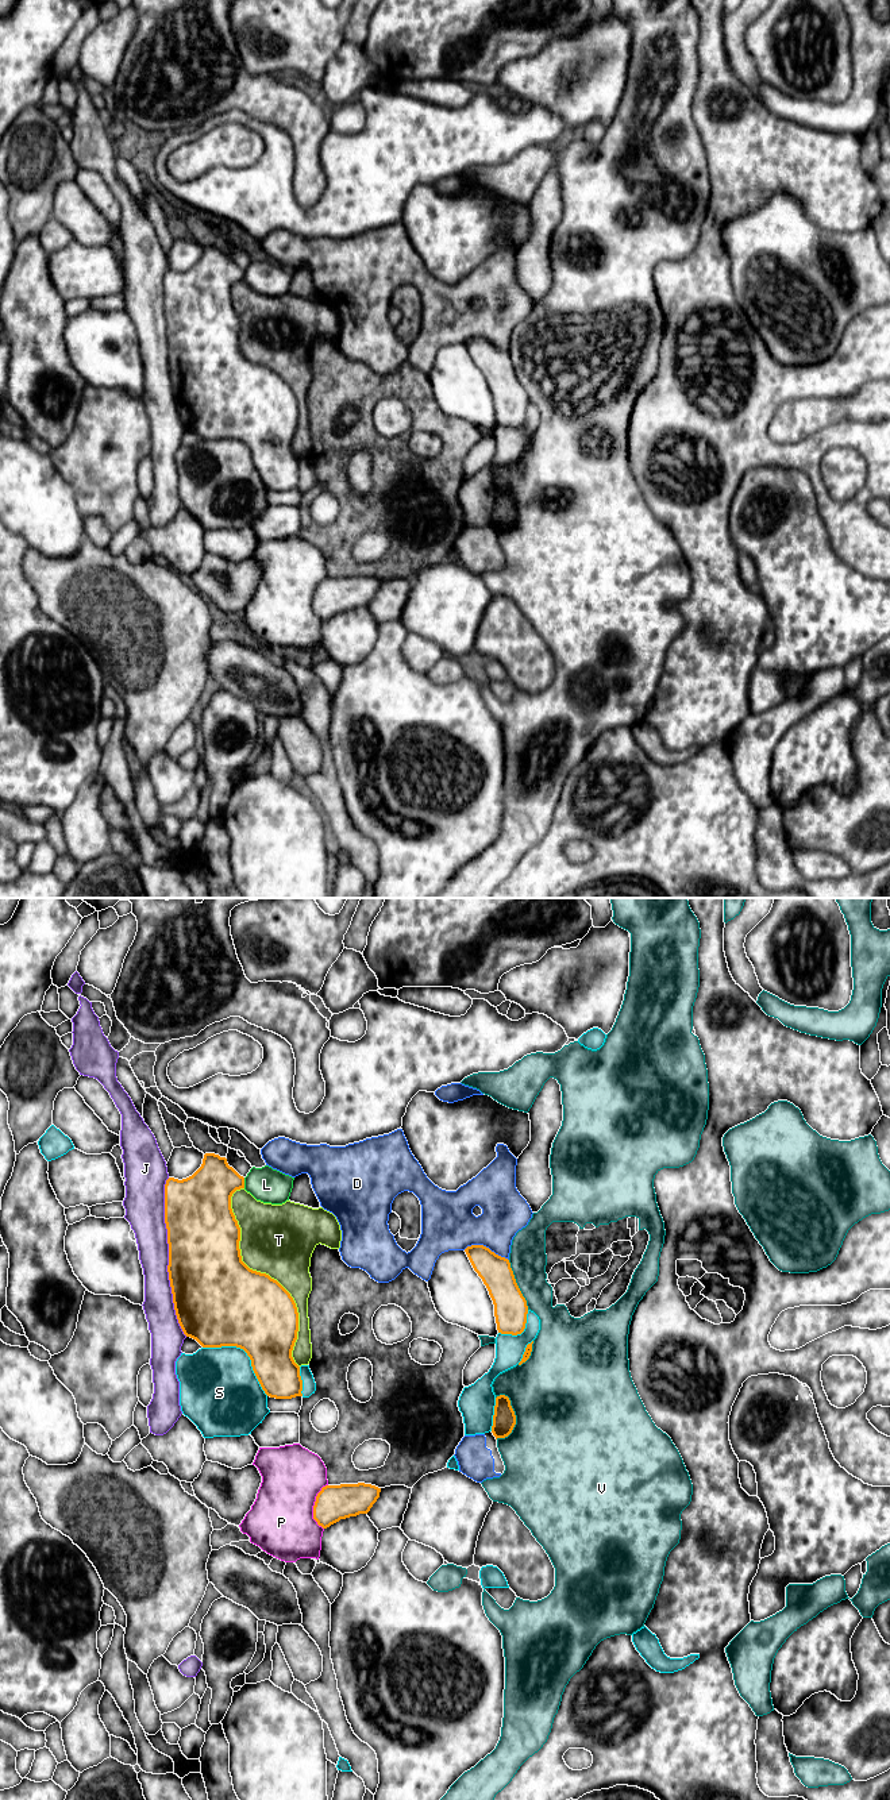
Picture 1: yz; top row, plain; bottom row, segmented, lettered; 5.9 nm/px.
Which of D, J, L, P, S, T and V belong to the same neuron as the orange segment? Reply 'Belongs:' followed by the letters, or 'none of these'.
Belongs: D

